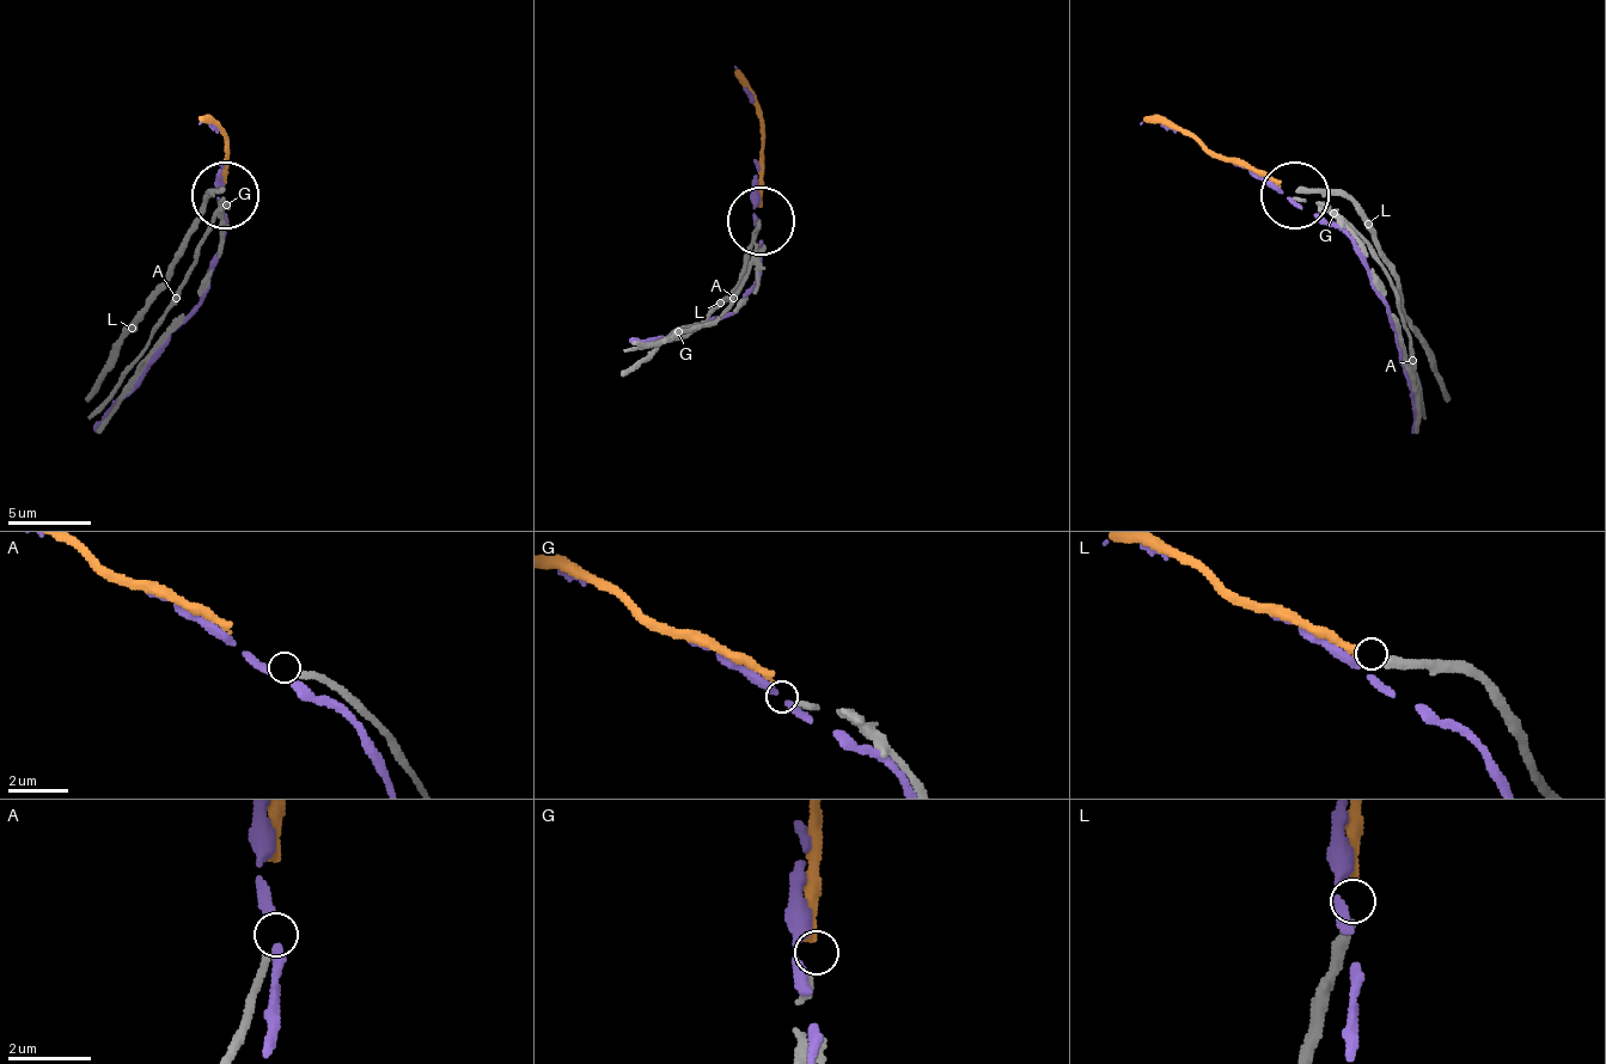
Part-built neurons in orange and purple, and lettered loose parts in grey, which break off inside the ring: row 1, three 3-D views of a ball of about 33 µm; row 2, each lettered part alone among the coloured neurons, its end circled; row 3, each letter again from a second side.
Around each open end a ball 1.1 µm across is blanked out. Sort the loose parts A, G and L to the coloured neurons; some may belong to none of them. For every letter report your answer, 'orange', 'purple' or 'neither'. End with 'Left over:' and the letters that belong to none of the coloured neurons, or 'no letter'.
A: neither
G: neither
L: orange
Left over: A, G

